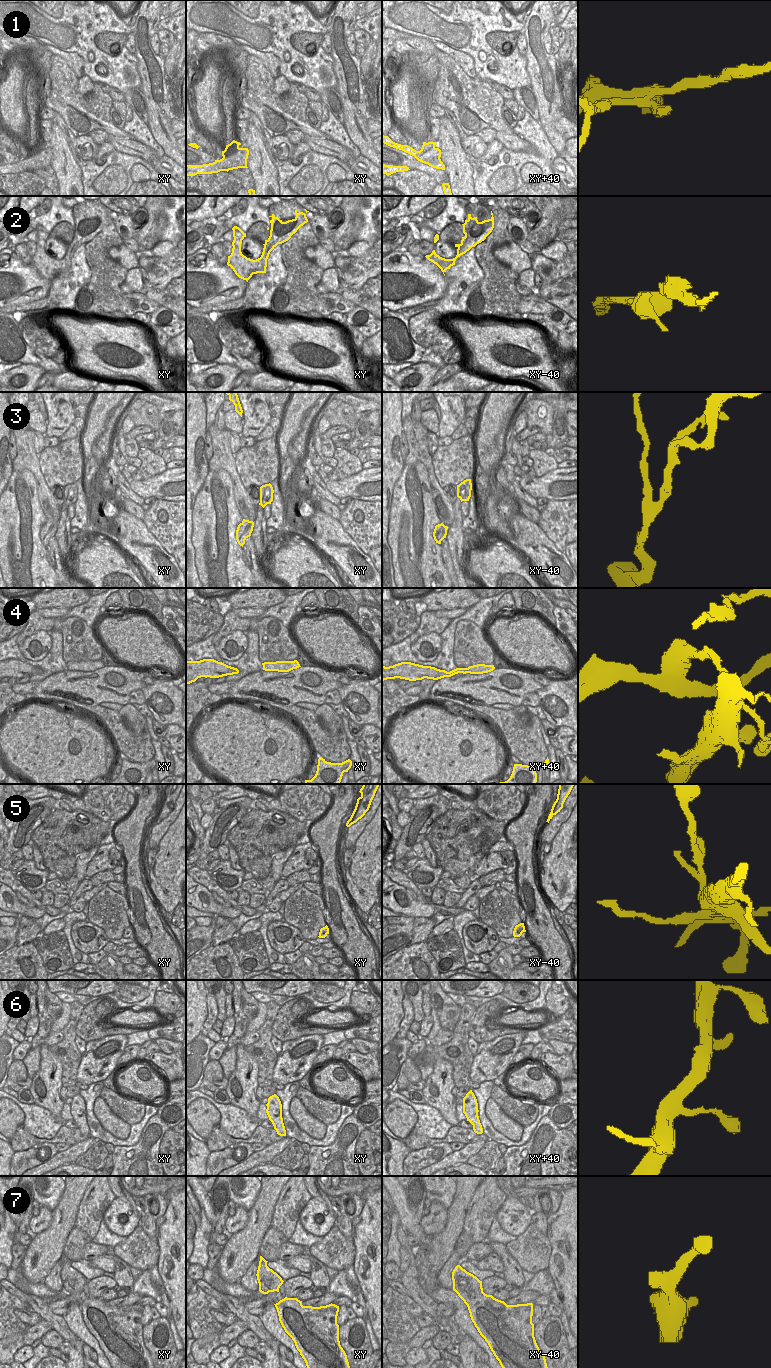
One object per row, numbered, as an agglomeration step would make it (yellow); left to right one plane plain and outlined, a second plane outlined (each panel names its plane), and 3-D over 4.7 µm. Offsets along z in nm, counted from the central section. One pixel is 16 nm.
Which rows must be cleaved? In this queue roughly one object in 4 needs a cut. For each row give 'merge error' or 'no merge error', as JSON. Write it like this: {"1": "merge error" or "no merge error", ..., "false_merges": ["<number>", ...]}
{"1": "merge error", "2": "no merge error", "3": "merge error", "4": "merge error", "5": "no merge error", "6": "no merge error", "7": "no merge error", "false_merges": ["1", "3", "4"]}

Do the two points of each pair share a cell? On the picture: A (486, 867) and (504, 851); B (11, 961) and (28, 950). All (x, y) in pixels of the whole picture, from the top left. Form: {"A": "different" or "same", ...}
{"A": "same", "B": "same"}

